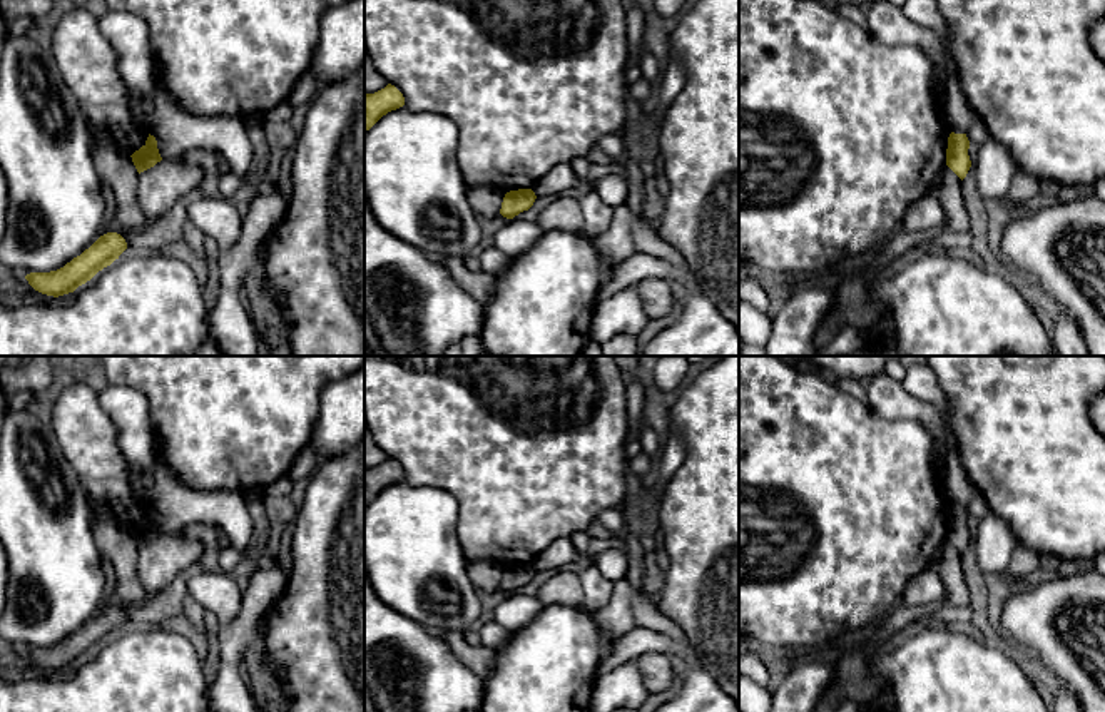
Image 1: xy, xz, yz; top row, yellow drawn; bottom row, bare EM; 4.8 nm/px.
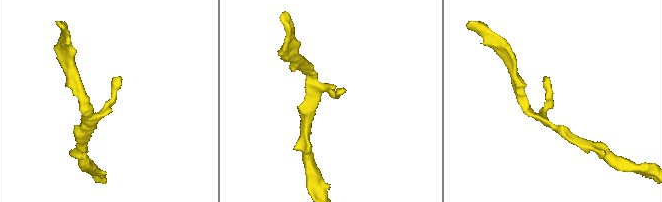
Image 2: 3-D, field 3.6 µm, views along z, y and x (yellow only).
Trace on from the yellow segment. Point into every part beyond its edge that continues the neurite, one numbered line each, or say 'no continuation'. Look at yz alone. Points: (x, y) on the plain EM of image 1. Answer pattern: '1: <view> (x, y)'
no continuation

